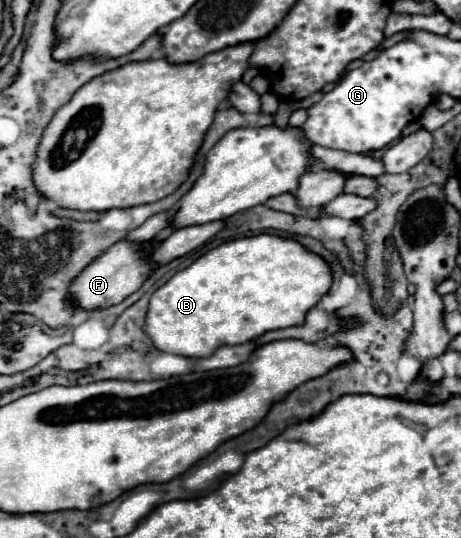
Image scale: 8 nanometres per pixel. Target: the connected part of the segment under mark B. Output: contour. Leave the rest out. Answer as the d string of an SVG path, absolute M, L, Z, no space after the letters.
M269 233L241 237L207 251L193 265L177 271L165 285L161 285L149 299L143 331L153 341L153 347L163 353L193 359L209 357L217 345L241 345L253 341L253 337L259 337L261 333L297 325L297 321L301 321L301 317L317 305L329 287L331 271L327 263L297 241L281 239Z

